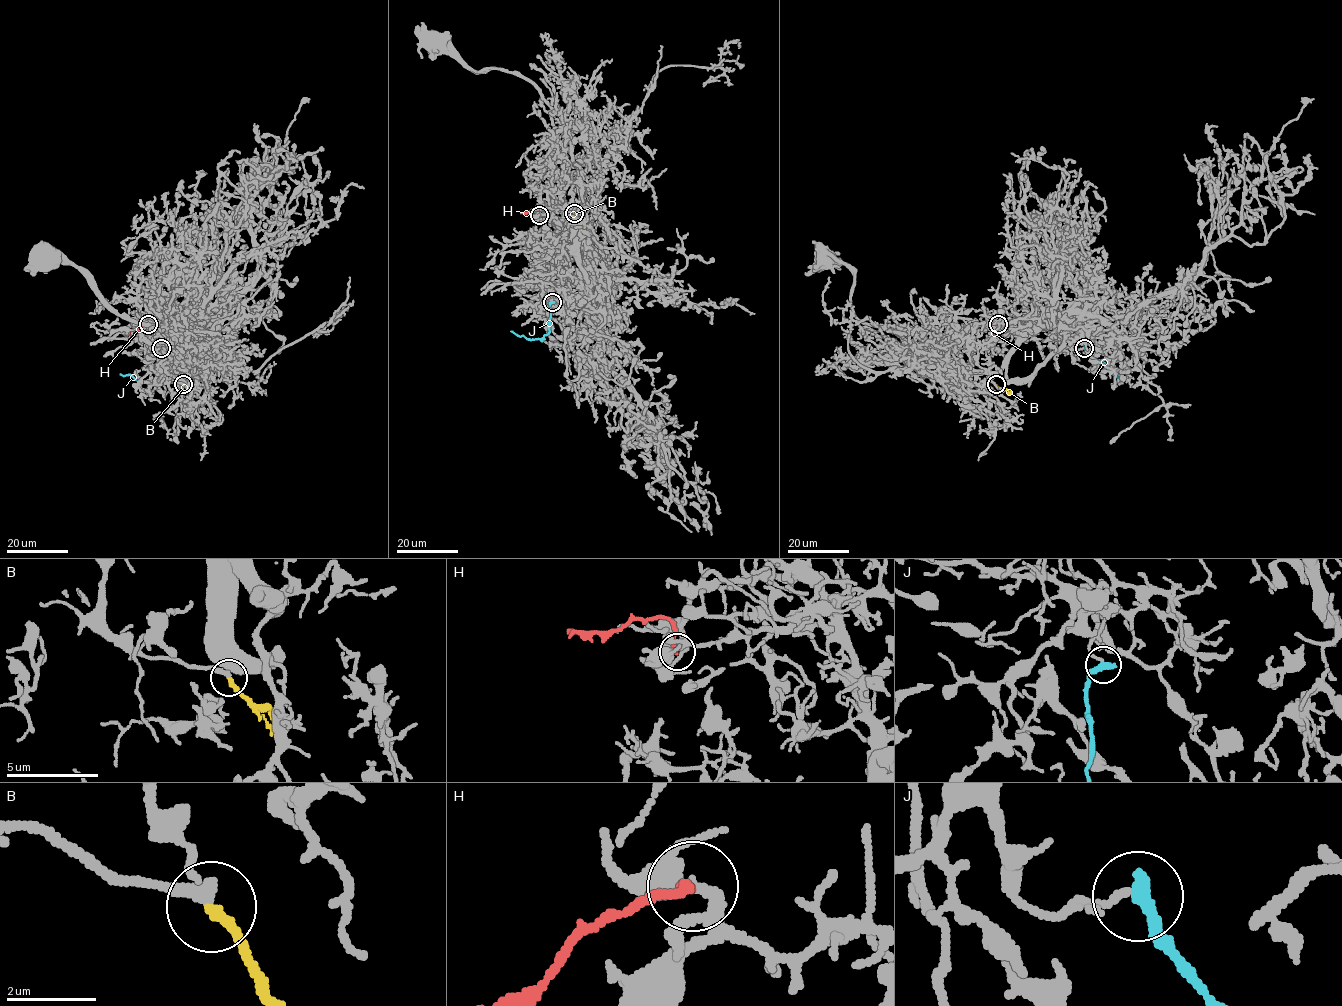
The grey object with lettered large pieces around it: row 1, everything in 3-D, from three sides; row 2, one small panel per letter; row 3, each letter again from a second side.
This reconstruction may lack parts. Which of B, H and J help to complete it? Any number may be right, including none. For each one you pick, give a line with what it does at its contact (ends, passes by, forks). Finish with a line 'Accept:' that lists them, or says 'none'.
B: it ends
Accept: B

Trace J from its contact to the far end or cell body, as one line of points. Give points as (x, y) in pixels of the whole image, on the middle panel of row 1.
J: (552, 302), (549, 332), (541, 338), (528, 339), (510, 331)

